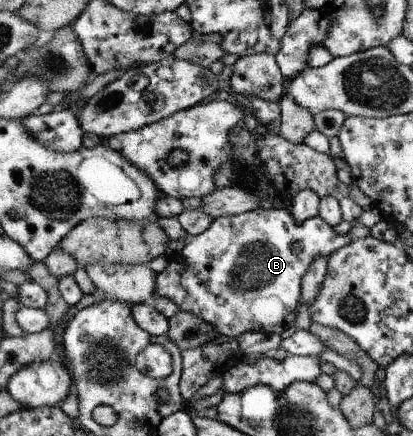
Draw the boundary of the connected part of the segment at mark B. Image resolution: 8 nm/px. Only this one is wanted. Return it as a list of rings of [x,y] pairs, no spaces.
[[[273,206],[268,209],[259,207],[258,209],[253,209],[238,215],[223,215],[214,219],[206,231],[194,235],[193,240],[185,245],[180,253],[175,253],[169,258],[166,269],[160,273],[156,273],[156,292],[154,297],[165,297],[166,299],[172,300],[181,311],[194,314],[201,320],[211,323],[220,339],[237,338],[240,334],[249,331],[264,332],[267,334],[277,333],[280,335],[285,328],[294,325],[294,320],[296,319],[300,304],[303,300],[302,278],[305,276],[305,273],[308,272],[309,265],[312,265],[312,262],[317,257],[328,257],[331,253],[335,253],[336,250],[347,246],[351,241],[352,237],[349,233],[335,233],[333,227],[329,226],[321,217],[317,216],[301,222],[291,214],[288,208],[278,209]]]

